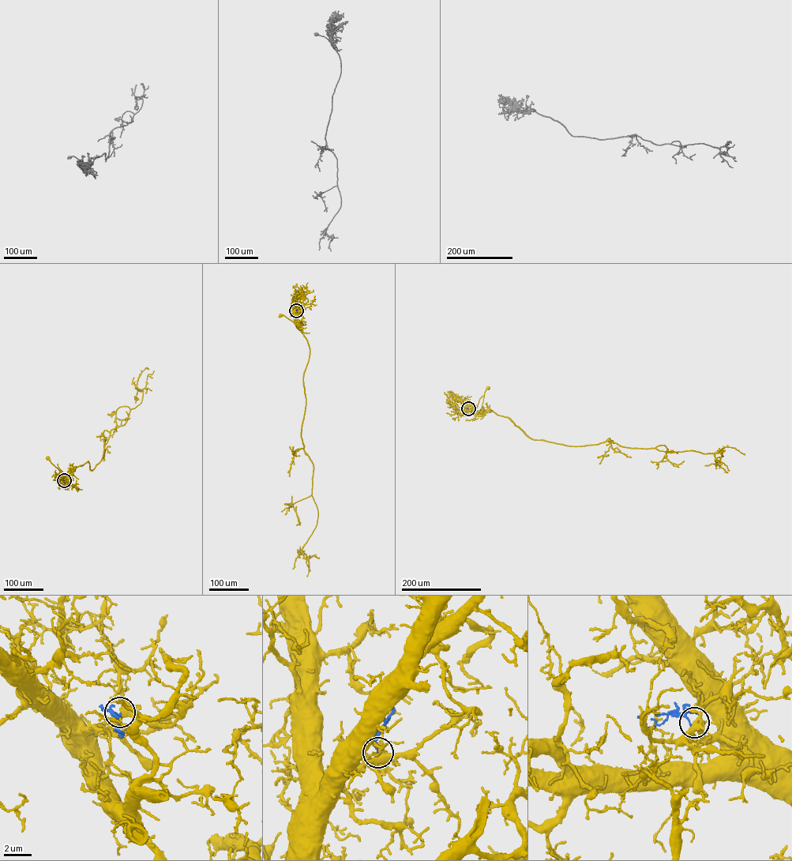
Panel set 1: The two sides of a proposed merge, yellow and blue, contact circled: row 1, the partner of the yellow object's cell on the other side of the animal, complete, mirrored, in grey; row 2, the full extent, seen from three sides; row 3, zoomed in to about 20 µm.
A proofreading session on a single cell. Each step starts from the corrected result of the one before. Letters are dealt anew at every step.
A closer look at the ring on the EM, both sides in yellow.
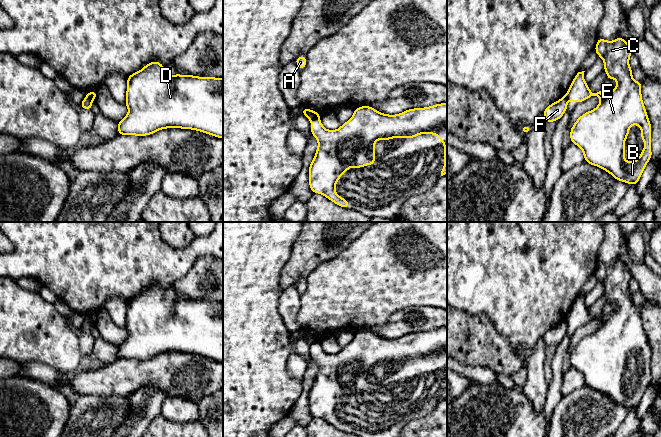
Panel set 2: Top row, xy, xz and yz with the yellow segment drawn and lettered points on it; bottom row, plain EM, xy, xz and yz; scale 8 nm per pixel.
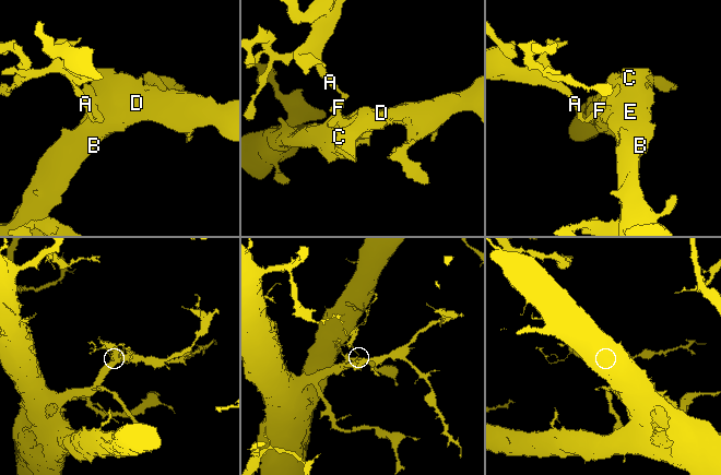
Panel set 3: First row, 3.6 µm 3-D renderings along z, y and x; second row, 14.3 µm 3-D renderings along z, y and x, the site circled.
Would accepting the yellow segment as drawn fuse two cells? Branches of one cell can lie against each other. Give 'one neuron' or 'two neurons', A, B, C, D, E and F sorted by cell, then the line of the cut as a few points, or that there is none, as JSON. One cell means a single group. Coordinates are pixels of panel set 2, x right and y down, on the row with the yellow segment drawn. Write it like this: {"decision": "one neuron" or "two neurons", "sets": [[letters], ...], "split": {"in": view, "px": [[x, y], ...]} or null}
{"decision": "two neurons", "sets": [["A", "F"], ["B", "C", "D", "E"]], "split": {"in": "xz", "px": [[318, 117], [311, 120]]}}

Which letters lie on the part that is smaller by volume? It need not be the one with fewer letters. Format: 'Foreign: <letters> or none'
Foreign: A, F

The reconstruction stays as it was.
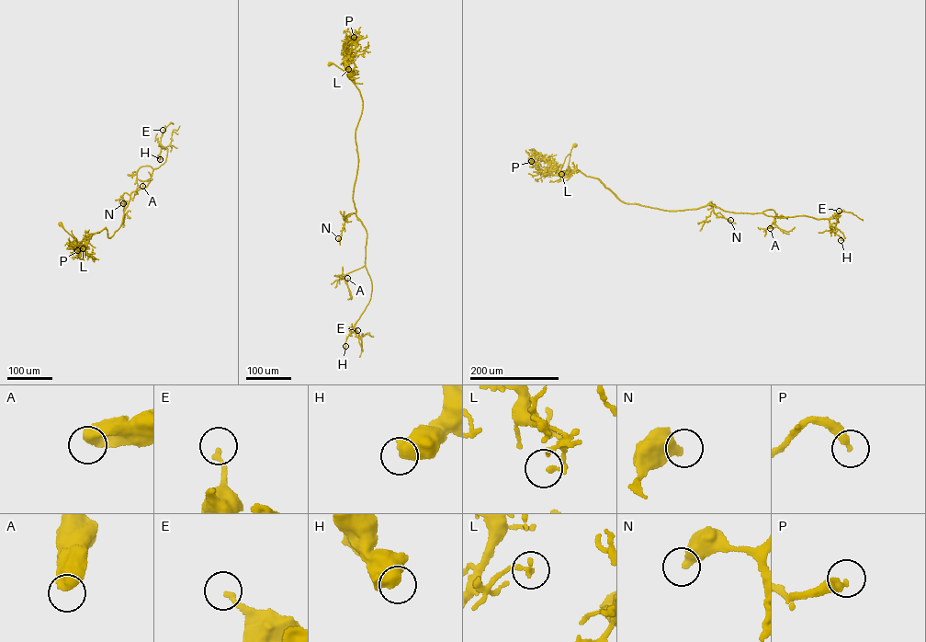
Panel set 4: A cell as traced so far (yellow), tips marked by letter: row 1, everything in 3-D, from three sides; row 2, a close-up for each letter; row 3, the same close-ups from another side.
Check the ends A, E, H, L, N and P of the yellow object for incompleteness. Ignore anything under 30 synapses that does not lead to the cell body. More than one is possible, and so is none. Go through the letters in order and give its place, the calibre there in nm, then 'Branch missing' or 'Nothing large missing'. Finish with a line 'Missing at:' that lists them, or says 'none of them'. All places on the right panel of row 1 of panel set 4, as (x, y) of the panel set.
A: Place: (770, 228). Thickness 600 nm. Nothing large missing
E: Place: (839, 211). Thickness 190 nm. Nothing large missing
H: Place: (841, 240). Thickness 700 nm. Nothing large missing
L: Place: (561, 174). Thickness 180 nm. Nothing large missing
N: Place: (730, 220). Thickness 550 nm. Nothing large missing
P: Place: (531, 161). Thickness 280 nm. Nothing large missing
Missing at: none of them

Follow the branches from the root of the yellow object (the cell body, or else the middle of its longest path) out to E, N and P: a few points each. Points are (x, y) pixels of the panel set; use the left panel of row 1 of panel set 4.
E: (60, 223), (79, 248), (87, 235), (105, 227), (111, 236), (131, 193), (147, 186), (165, 160), (163, 130)
N: (60, 223), (79, 248), (87, 235), (105, 227), (111, 236), (122, 222), (126, 193), (123, 203)
P: (60, 223), (82, 246), (77, 251), (82, 255), (77, 250)

